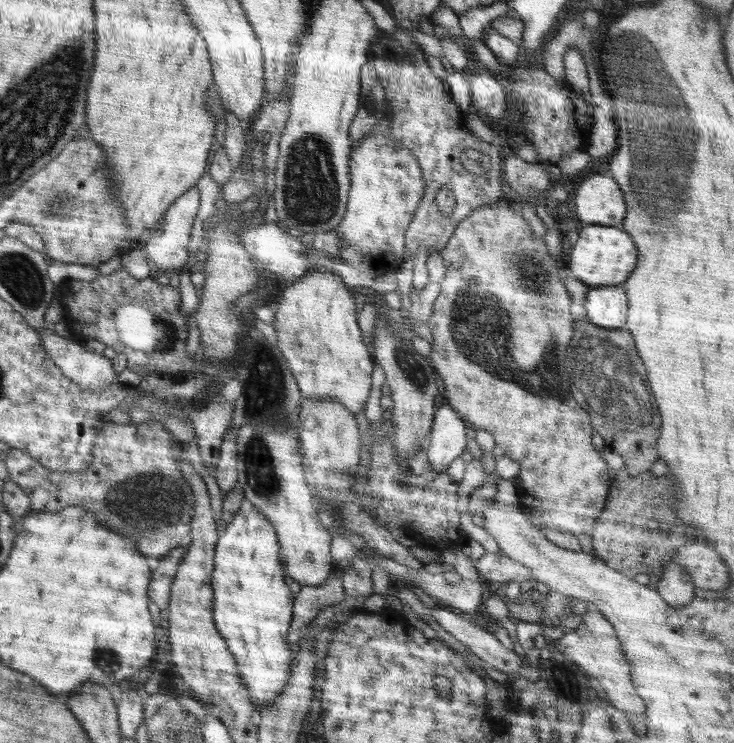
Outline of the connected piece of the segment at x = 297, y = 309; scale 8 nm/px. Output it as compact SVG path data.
M320 265L308 271L302 278L288 283L288 287L279 293L276 303L273 327L276 331L277 347L289 364L302 399L336 399L352 415L364 409L370 394L374 360L371 347L366 344L358 327L353 289L344 285L332 269Z

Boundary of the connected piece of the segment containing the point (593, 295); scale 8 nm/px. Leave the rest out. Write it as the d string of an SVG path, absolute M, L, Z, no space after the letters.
M620 286L594 288L588 291L584 303L587 317L592 324L609 329L620 329L625 325L628 301L625 290Z

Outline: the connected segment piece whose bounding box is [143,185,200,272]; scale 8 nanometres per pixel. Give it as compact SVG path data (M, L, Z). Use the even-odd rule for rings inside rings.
M197 186L172 202L165 212L160 238L151 237L143 252L148 260L162 268L175 268L181 271L187 264L190 254L190 232L198 212L200 196Z

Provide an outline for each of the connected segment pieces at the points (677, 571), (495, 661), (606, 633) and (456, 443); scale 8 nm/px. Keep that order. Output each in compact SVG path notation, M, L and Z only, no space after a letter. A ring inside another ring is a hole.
M671 559L670 562L664 564L662 576L655 590L670 608L676 610L694 599L694 588L690 576Z
M430 609L430 615L446 632L450 632L489 666L506 674L517 674L521 666L520 656L514 650L508 650L491 630L472 624L447 609Z
M588 605L586 615L582 615L582 622L575 627L575 632L563 634L562 638L555 642L554 648L571 658L574 664L581 666L587 676L594 677L606 692L609 702L622 711L626 718L630 720L633 716L644 714L645 702L632 685L634 669L630 668L631 664L624 656L615 628L594 605Z
M442 405L436 410L425 443L428 460L435 471L446 471L448 465L467 450L467 426L468 423L450 405Z

